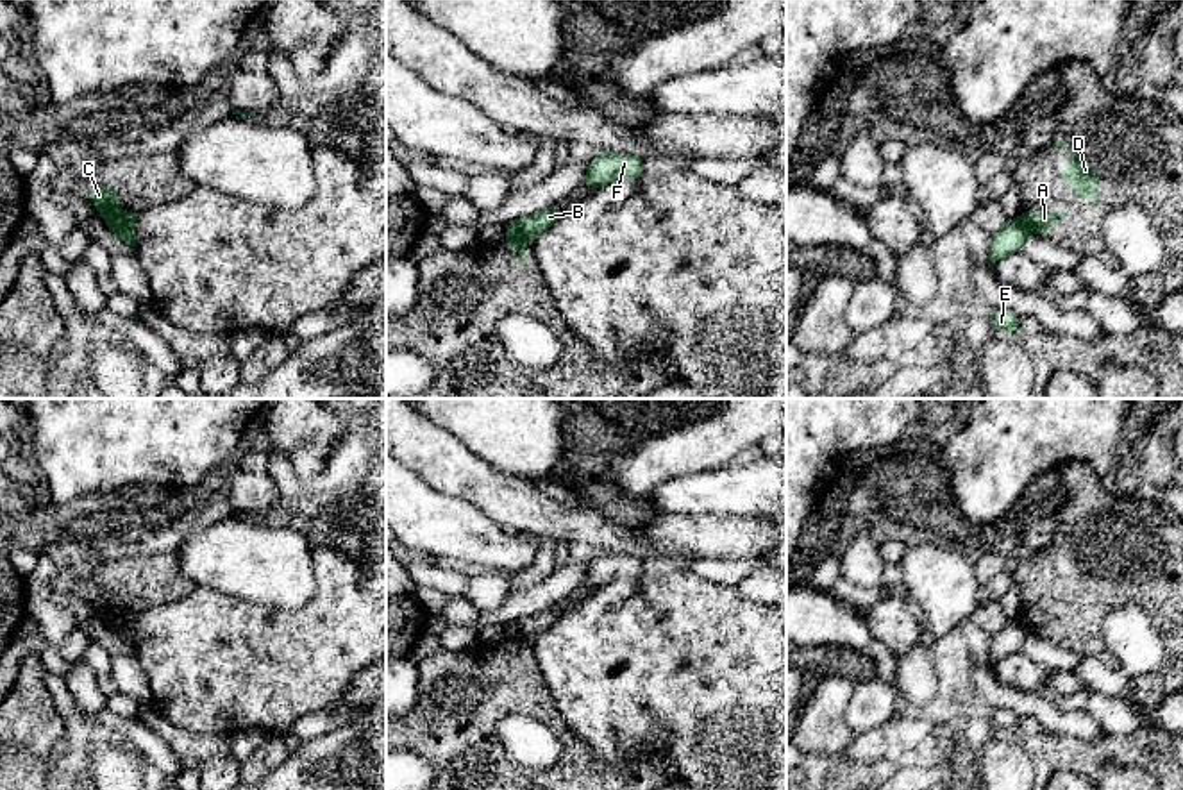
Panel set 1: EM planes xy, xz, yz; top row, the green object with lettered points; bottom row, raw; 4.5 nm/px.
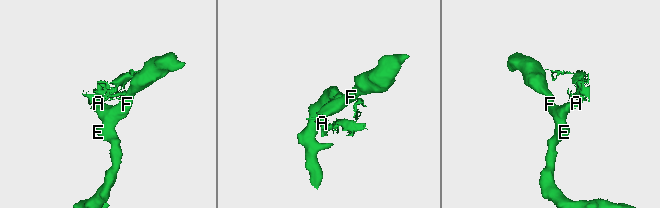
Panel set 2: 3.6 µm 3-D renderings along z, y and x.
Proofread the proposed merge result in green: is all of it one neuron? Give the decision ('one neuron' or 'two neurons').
two neurons

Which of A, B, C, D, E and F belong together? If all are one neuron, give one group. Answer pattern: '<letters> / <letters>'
A C D / B E F

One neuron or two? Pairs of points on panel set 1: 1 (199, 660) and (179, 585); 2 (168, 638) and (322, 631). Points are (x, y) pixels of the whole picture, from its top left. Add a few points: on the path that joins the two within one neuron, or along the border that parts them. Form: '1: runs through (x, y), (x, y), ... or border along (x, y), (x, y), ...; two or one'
1: border along (195, 587), (177, 599), (154, 605), (143, 612); two
2: runs through (206, 638), (285, 637); one

